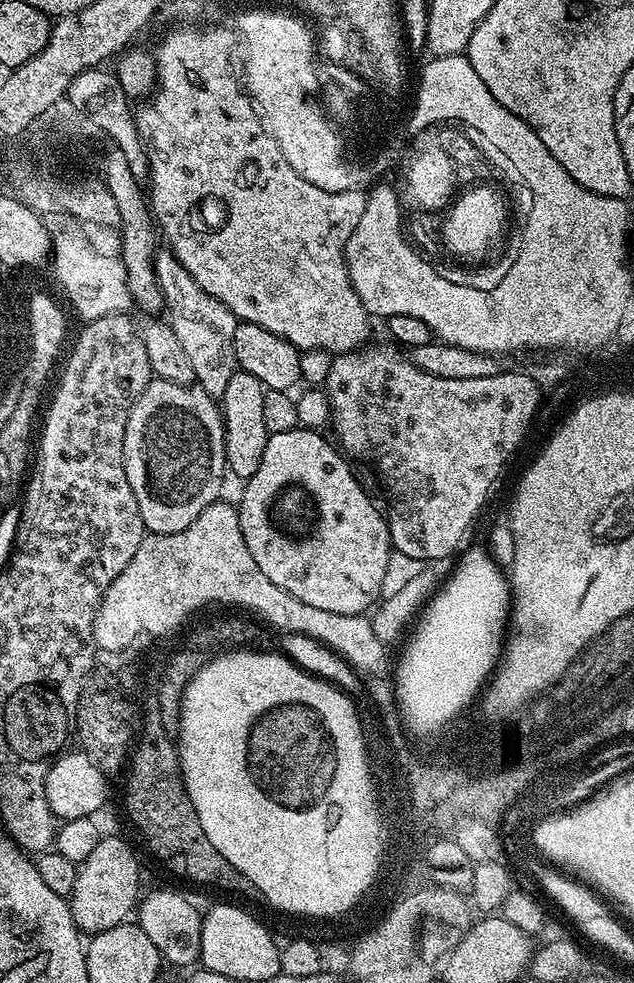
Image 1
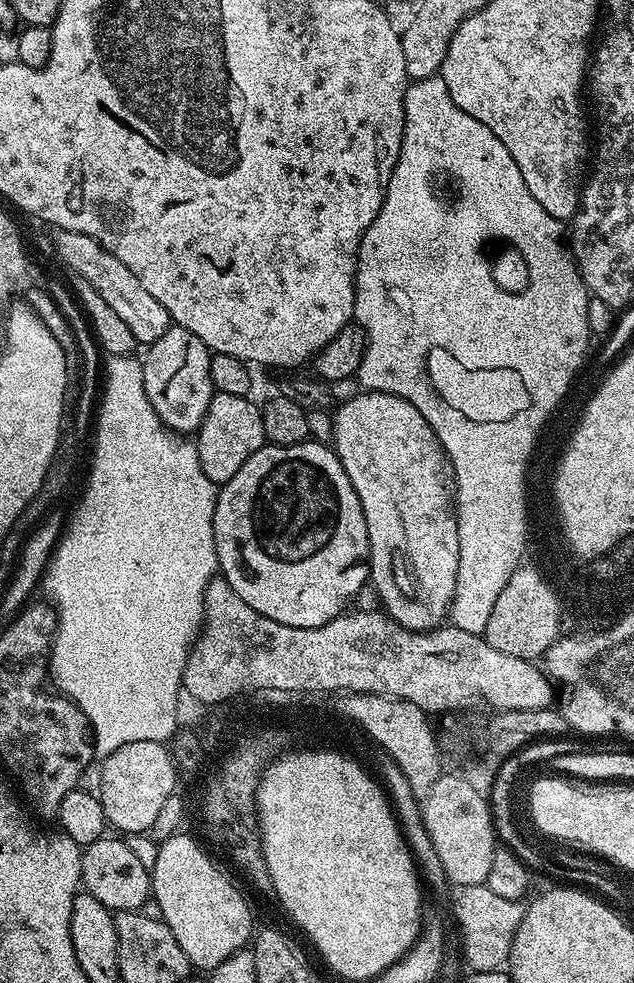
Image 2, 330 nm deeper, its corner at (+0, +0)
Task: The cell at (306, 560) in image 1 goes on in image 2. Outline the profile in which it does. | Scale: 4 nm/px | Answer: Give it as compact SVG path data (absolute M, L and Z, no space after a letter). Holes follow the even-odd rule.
M303 442L296 445L276 445L265 443L250 458L246 458L242 470L230 478L220 489L216 498L214 510L214 542L216 543L216 563L223 579L229 586L258 614L270 618L274 622L282 622L282 626L294 626L295 628L313 628L330 622L335 616L343 616L346 609L355 601L356 595L364 589L370 580L368 567L368 555L370 554L370 542L366 530L366 518L362 514L362 502L358 502L358 494L346 474L346 470L340 465L339 458L329 445L319 442Z

